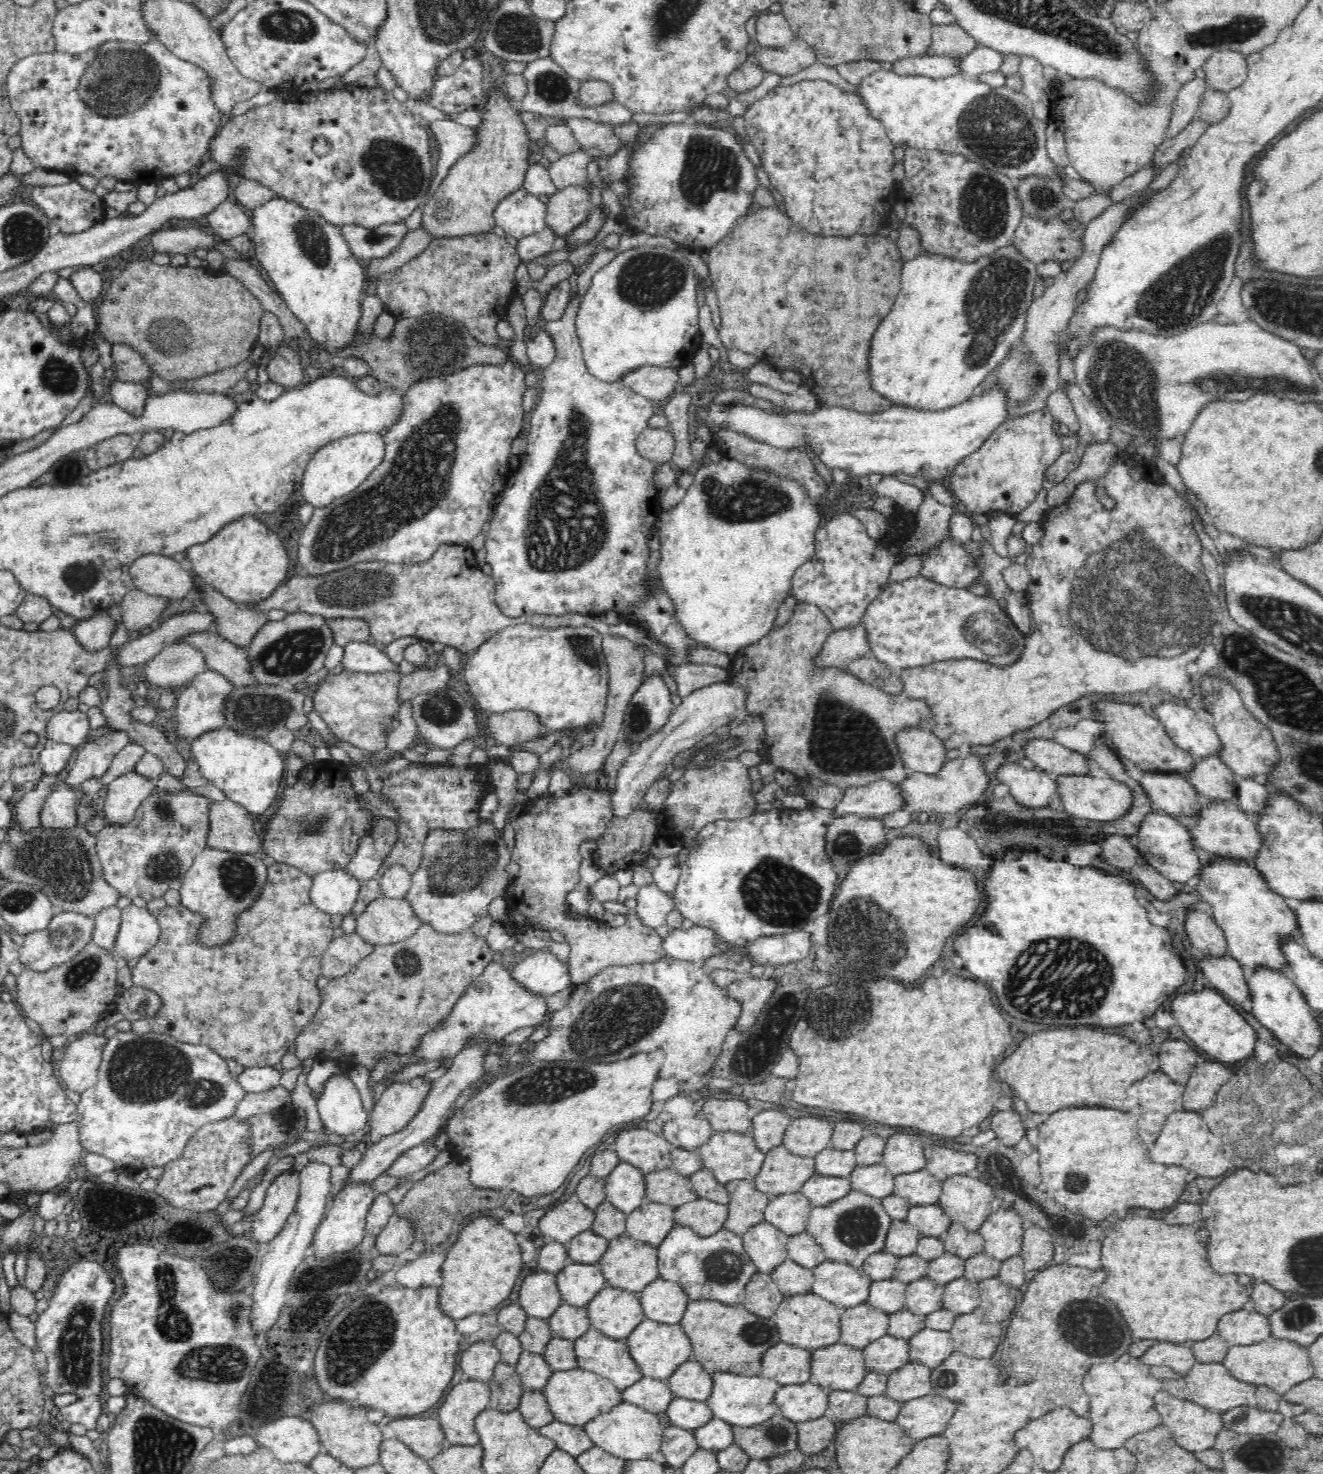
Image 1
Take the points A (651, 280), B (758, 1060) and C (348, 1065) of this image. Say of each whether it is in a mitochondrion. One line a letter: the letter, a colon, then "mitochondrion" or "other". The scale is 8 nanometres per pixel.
A: mitochondrion
B: other
C: other

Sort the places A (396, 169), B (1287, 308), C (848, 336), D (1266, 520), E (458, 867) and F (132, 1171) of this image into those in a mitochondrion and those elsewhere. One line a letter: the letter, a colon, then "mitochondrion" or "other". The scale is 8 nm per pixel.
A: mitochondrion
B: mitochondrion
C: other
D: other
E: mitochondrion
F: other

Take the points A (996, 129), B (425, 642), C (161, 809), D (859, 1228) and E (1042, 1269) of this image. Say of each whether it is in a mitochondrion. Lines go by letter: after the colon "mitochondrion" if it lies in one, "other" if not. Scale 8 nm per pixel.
A: mitochondrion
B: other
C: mitochondrion
D: mitochondrion
E: other

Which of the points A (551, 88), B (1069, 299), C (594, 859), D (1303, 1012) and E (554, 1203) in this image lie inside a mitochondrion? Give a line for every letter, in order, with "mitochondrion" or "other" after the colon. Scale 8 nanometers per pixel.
A: mitochondrion
B: other
C: other
D: other
E: other

